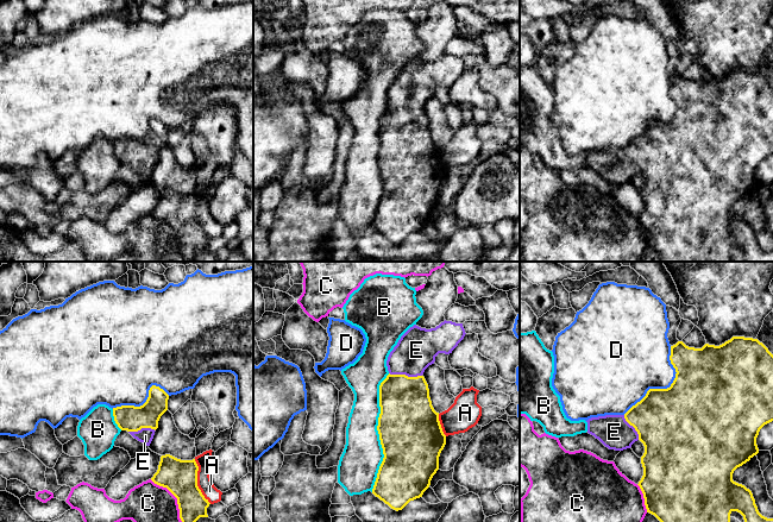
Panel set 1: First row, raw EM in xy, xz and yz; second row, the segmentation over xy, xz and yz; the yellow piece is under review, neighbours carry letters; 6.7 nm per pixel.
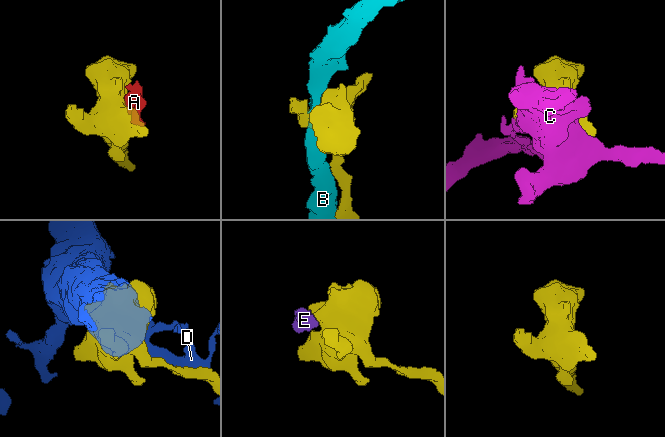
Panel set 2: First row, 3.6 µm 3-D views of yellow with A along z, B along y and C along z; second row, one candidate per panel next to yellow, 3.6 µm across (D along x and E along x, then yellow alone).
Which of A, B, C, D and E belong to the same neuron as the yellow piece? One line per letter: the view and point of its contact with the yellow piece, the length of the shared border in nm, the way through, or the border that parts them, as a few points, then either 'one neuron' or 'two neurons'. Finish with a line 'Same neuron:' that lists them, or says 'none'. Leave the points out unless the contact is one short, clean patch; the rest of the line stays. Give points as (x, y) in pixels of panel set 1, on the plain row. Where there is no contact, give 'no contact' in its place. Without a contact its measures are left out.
A: xy (196, 215) | 320 nm | two neurons
B: xz (378, 167) | 800 nm | two neurons
C: xy (177, 234) | 420 nm | two neurons
D: yz (665, 123) | 550 nm | two neurons
E: xz (404, 108) | 220 nm | across xz (406, 142), (404, 108), (406, 96), (416, 83) | one neuron
Same neuron: E

